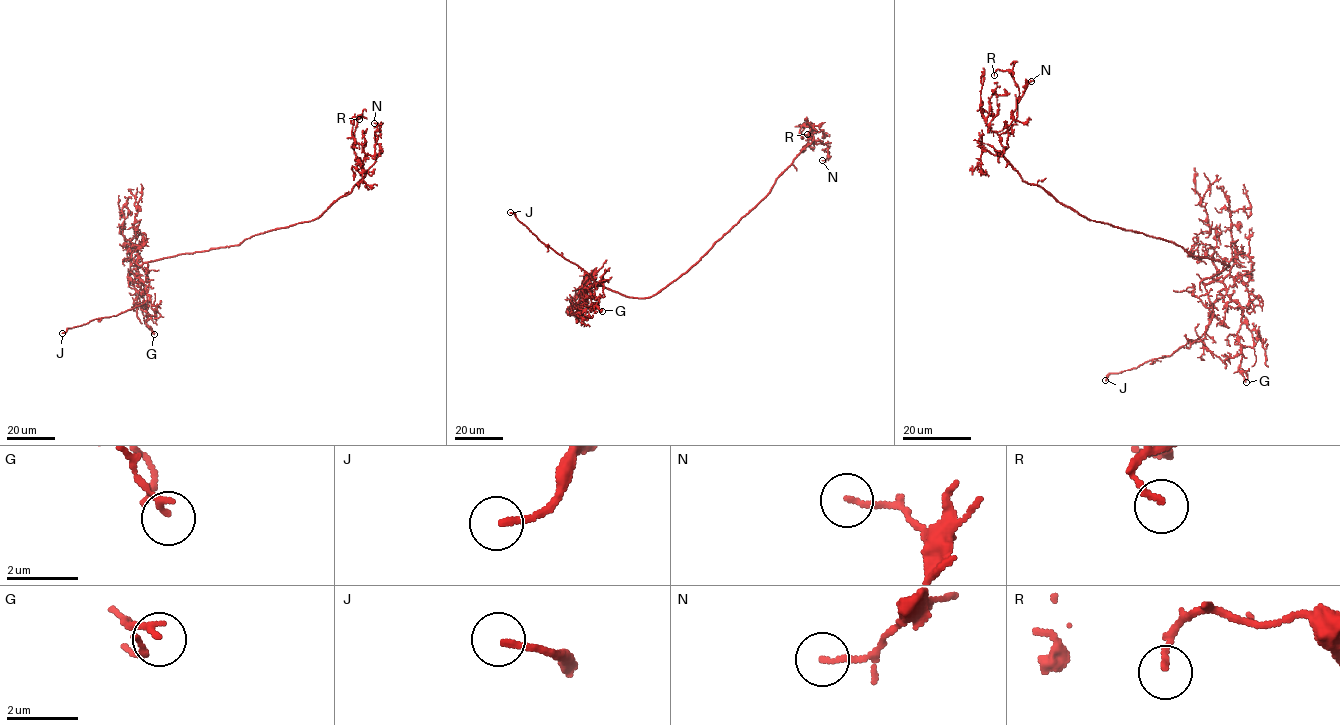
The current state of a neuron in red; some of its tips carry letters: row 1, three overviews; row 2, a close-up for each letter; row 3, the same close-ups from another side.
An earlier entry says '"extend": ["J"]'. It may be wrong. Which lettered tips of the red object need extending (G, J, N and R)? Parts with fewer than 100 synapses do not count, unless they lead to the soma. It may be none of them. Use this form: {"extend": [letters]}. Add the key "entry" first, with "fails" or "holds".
{"entry": "holds", "extend": ["J"]}

